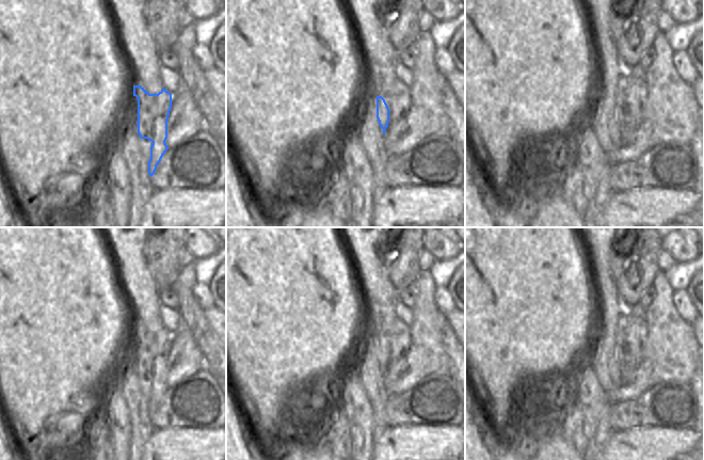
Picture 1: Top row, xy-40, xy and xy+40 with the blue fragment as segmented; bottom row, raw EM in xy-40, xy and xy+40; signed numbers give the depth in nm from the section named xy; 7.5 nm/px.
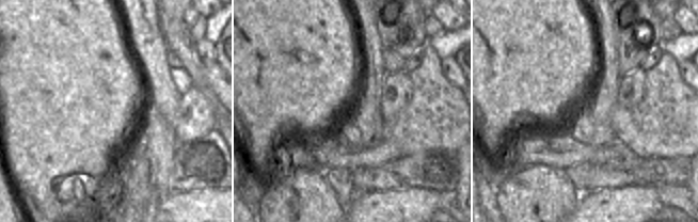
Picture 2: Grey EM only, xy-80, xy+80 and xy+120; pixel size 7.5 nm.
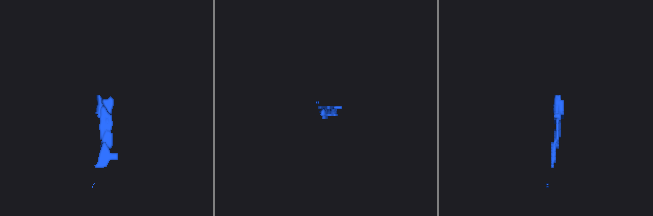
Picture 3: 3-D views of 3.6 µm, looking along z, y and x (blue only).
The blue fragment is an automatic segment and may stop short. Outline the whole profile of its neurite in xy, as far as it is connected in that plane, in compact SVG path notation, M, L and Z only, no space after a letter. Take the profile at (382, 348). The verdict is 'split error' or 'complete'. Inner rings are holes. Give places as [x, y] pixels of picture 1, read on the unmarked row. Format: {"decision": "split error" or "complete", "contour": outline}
{"decision": "split error", "contour": "M399 318L393 322L379 321L374 324L377 334L377 358L387 376L387 366L393 366L403 359L411 349L411 330Z"}

